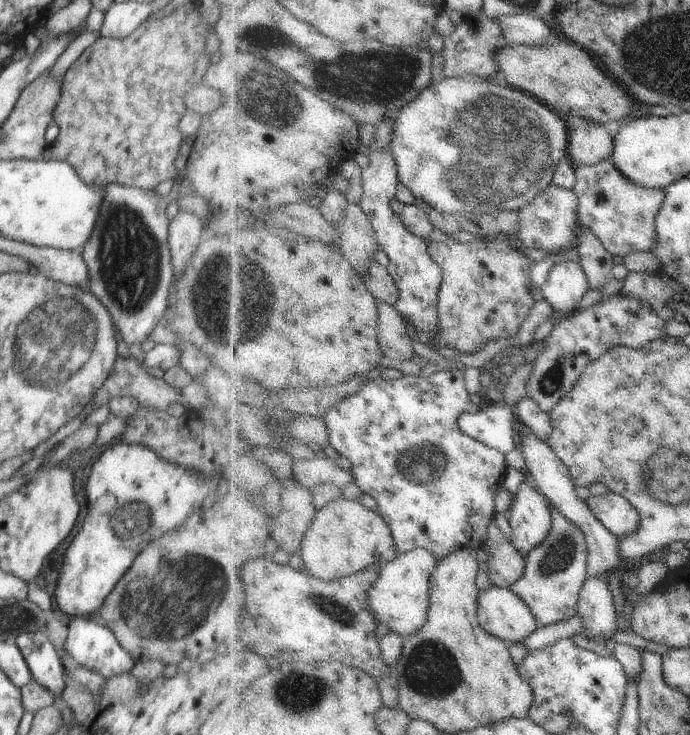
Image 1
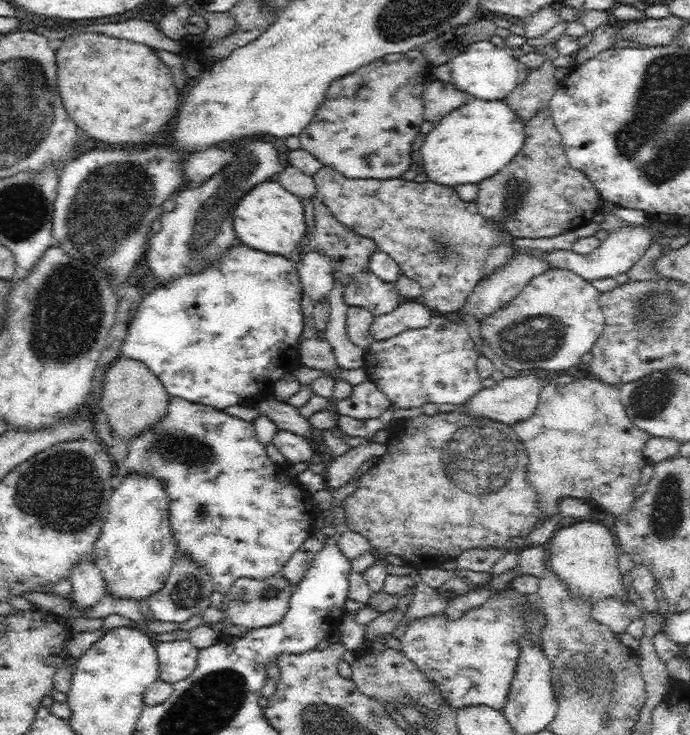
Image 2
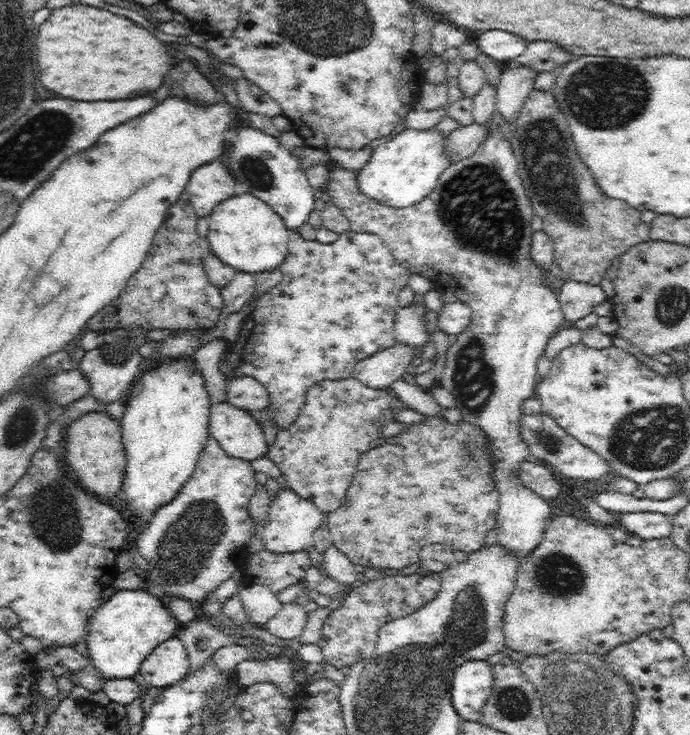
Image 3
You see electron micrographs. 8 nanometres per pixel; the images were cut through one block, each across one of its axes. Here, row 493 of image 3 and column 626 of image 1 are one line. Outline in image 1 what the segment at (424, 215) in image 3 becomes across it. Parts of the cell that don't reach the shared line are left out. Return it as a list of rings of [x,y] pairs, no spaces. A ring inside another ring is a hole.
[[[618,492],[594,497],[589,505],[603,523],[620,538],[636,534],[642,524],[642,514],[634,501]]]

